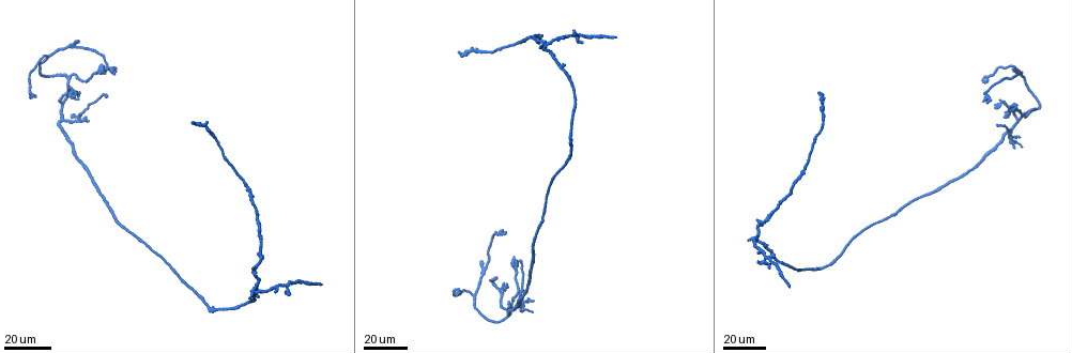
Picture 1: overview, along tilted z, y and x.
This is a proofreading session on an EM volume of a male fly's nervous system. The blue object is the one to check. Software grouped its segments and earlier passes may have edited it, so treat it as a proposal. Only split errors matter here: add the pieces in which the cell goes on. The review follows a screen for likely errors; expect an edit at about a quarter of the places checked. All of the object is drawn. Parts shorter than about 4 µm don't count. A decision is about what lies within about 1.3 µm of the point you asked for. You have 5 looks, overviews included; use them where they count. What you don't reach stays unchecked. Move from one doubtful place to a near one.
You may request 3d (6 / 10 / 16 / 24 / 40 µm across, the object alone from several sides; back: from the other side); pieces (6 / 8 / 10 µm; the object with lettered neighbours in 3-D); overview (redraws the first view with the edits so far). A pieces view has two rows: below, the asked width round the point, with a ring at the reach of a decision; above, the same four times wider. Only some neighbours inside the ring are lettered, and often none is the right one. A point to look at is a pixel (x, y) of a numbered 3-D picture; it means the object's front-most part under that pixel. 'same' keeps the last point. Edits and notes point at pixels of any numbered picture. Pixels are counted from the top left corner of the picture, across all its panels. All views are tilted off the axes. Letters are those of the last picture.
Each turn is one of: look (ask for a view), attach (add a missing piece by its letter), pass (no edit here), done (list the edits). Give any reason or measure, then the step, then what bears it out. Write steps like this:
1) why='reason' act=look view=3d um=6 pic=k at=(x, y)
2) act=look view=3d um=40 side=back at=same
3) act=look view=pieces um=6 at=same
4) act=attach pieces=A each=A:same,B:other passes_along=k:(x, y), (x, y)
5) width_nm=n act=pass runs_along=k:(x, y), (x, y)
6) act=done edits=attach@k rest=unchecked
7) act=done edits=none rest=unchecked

why='tapers out' act=look view=3d um=24 pic=1 at=(506, 283)

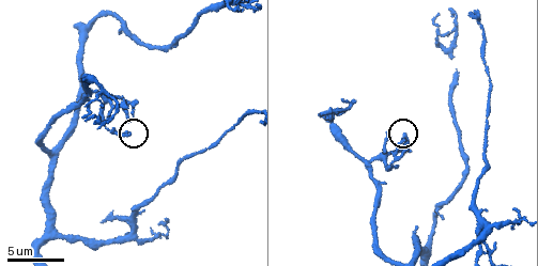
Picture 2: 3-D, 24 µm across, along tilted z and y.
act=look view=pieces um=10 pic=2 at=(129, 133)

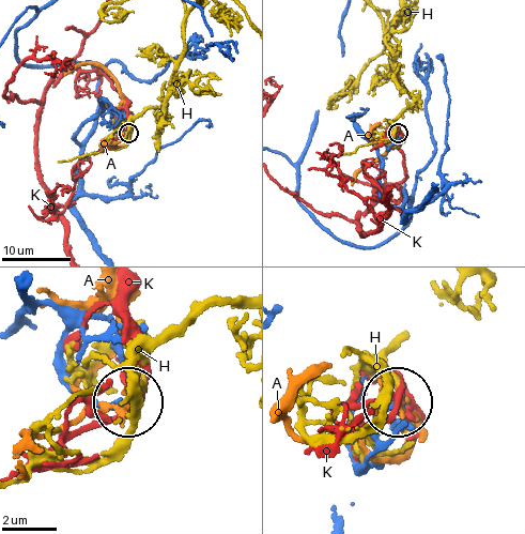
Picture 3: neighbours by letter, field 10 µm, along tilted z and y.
width_nm=130 act=pass each=A:other,H:other,K:other found='no lettered piece goes on from it'

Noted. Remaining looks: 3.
why='free end' act=look view=3d um=24 pic=1 at=(480, 262)

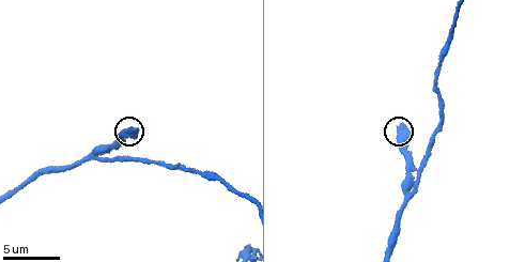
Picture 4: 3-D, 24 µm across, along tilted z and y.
act=look view=pieces um=10 pic=4 at=(133, 128)

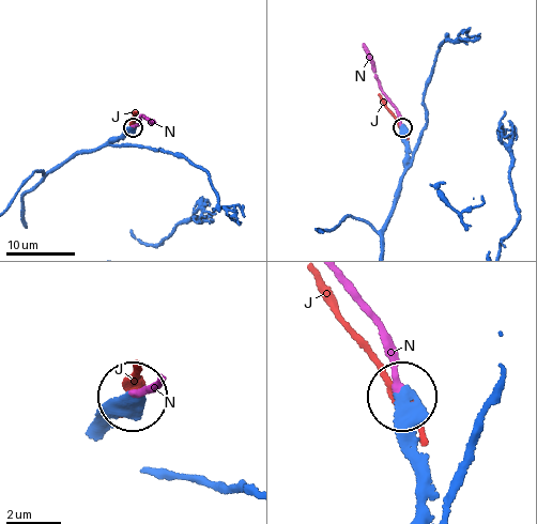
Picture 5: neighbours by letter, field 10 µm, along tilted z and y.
act=attach pieces=N each=J:other,N:same passes_along=5:(418, 484), (400, 428), (398, 385), (369, 308), (351, 287) found='it goes on there'

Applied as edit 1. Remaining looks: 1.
act=done edits=attach@5 rest=unchecked

